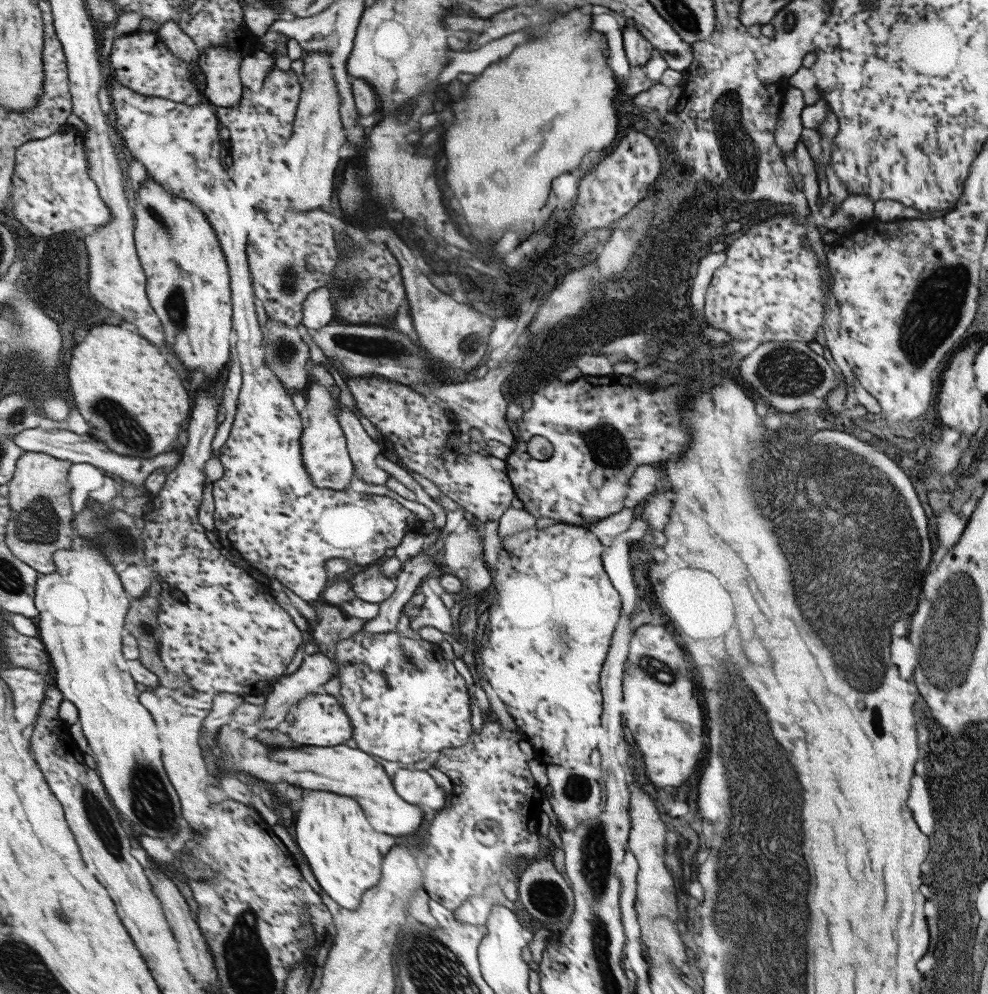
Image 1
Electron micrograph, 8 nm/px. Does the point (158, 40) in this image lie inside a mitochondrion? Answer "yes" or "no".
no

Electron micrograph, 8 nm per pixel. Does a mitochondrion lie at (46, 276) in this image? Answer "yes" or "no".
no

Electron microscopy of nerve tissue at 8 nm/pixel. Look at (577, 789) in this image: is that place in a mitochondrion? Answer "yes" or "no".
yes

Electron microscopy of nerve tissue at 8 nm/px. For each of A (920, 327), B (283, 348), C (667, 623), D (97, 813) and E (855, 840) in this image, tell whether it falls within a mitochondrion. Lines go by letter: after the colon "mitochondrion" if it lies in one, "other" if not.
A: mitochondrion
B: mitochondrion
C: other
D: mitochondrion
E: other

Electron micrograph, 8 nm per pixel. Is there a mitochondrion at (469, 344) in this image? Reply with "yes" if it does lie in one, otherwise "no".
yes

